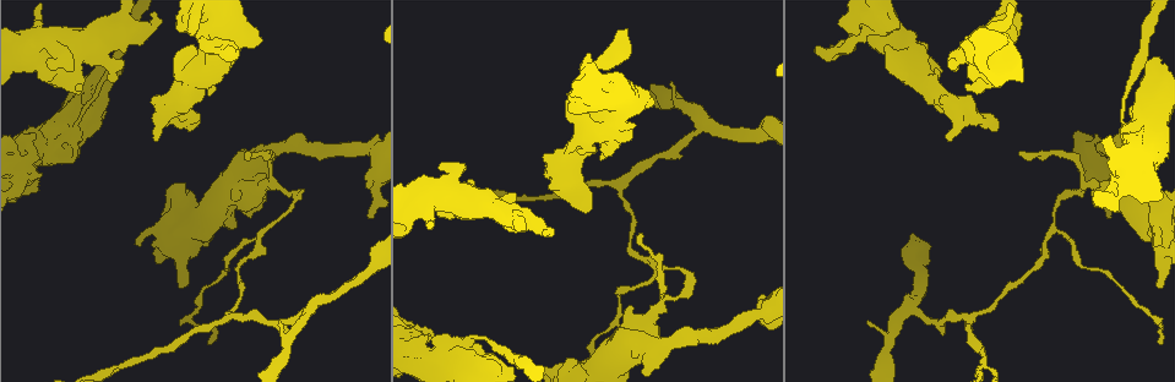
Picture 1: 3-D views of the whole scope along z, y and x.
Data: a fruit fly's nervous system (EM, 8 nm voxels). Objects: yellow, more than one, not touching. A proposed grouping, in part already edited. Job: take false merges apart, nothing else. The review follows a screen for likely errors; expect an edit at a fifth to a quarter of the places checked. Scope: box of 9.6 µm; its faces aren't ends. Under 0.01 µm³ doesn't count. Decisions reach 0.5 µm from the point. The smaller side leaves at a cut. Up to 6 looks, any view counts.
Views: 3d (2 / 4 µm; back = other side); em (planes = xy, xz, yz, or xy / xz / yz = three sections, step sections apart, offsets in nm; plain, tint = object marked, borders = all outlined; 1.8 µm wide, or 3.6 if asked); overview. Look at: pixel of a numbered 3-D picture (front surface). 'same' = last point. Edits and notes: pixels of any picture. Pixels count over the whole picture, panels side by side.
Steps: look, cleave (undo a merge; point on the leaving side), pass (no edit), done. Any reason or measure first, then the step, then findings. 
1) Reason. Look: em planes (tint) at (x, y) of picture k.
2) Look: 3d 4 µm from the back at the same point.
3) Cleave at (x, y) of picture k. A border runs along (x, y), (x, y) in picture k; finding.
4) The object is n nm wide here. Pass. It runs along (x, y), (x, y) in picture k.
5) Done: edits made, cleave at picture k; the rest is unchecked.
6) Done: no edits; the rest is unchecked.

Abrupt turn. Look: em planes (tint) at (601, 103) of picture 1.

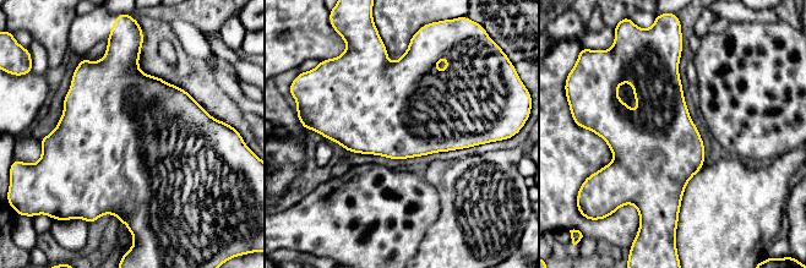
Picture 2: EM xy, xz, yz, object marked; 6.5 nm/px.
Pass. One neuron here.

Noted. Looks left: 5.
Three-way junction. Look: 3d 4 µm from the back at (701, 124) of picture 1.

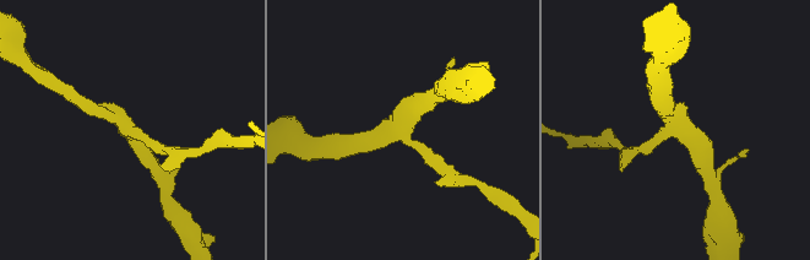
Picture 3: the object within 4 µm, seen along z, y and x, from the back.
3 arms meet here; the arms are 190, 200, 240 nm wide. Look: em xz step 8 (tint) at (675, 126) of picture 3.

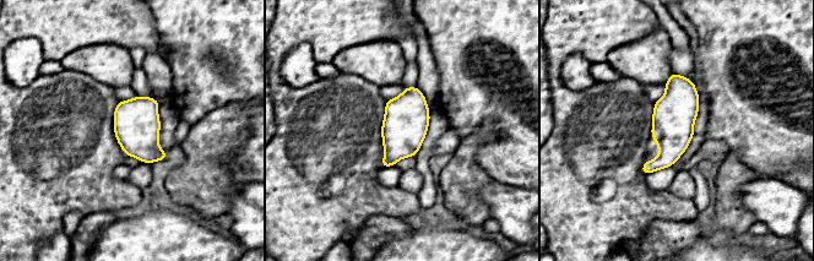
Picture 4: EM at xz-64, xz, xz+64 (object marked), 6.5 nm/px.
Cut it another way. Look: em planes (tint) at the same point.

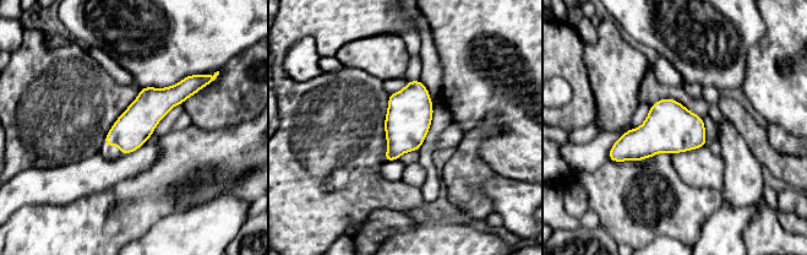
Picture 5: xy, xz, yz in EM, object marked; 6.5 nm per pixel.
Pass. All the same neuron.

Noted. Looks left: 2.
Side arm on a straight run. Look: em xy step 4 (tint) at (267, 227) of picture 1.

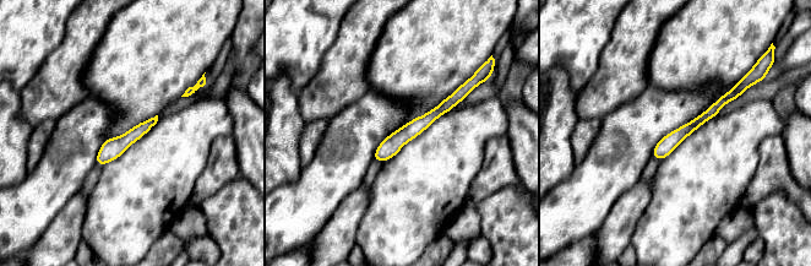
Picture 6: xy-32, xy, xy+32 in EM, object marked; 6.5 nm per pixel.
Look: em planes (tint) at the same point.

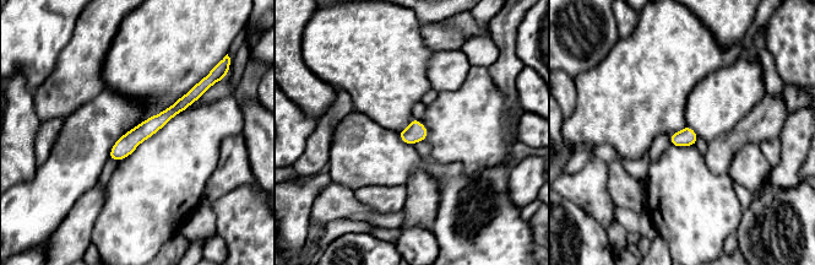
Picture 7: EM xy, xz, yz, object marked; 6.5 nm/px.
Pass. It runs along (197, 92), (132, 138), (112, 156) in picture 7; one neuron here.

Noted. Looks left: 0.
Done: no edits; the rest is unchecked.

